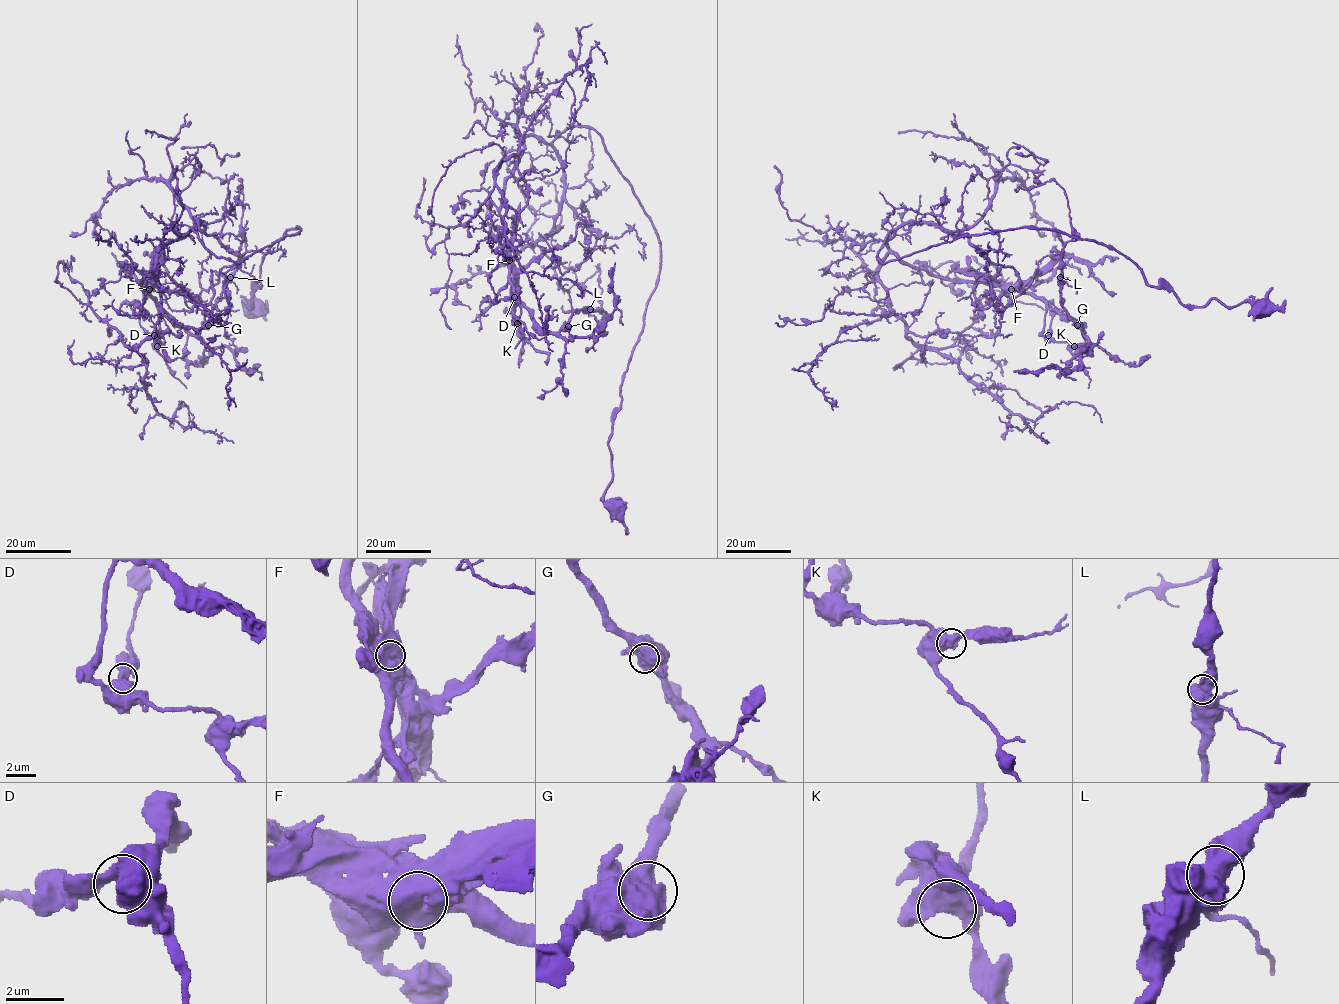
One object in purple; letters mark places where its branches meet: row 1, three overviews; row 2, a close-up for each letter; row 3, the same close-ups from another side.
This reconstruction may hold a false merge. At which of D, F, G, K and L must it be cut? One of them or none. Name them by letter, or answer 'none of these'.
F

